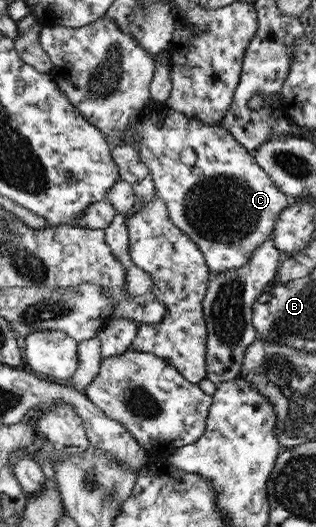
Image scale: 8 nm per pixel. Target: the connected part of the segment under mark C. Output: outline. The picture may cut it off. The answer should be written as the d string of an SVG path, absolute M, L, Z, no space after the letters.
M148 102L148 104L144 106L144 109L141 110L140 117L137 118L137 123L135 123L129 131L122 134L123 145L129 146L132 139L135 137L140 140L139 158L141 158L141 162L148 167L151 173L157 196L164 200L170 212L172 222L175 223L185 235L192 239L193 242L199 244L200 250L204 253L204 258L207 260L208 269L211 273L241 269L242 266L247 265L248 261L252 258L252 254L256 252L262 243L268 240L268 237L273 233L276 222L280 217L280 212L292 201L284 191L281 191L275 185L268 171L257 163L256 156L249 152L231 131L217 125L205 125L205 123L201 123L201 121L197 121L197 119L191 119L183 115L183 113L177 113L169 109L166 102L155 102L153 105L151 105L151 102Z

